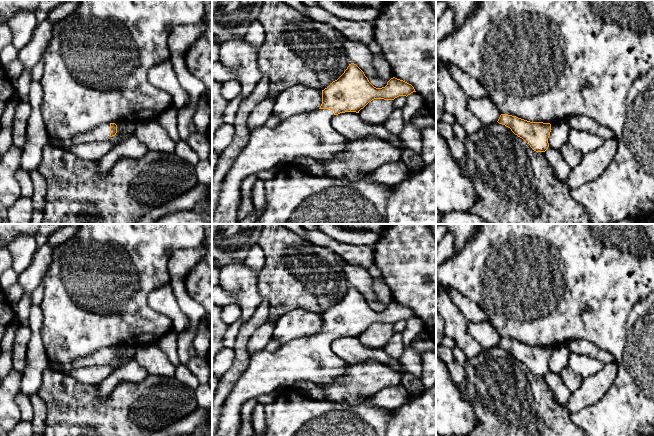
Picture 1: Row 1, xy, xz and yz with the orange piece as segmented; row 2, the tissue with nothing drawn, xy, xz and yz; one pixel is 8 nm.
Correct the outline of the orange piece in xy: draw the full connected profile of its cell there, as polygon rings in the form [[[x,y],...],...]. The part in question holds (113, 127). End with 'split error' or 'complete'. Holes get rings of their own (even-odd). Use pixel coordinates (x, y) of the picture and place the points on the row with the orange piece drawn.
[[[115,123],[102,124],[96,128],[90,129],[85,133],[74,135],[71,140],[72,145],[90,142],[101,142],[115,136],[117,125]]]; split error

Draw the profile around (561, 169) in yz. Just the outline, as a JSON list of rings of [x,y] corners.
[[[550,146],[544,152],[550,166],[552,167],[555,176],[561,180],[566,181],[571,168],[565,162],[559,149],[553,149]]]

